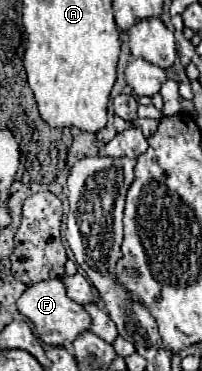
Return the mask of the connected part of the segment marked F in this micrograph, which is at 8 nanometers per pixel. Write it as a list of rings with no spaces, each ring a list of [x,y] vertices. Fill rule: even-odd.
[[[49,279],[29,285],[17,301],[17,311],[33,323],[39,339],[47,345],[71,345],[75,337],[87,331],[91,325],[91,319],[87,317],[85,309],[67,297],[61,279]]]

